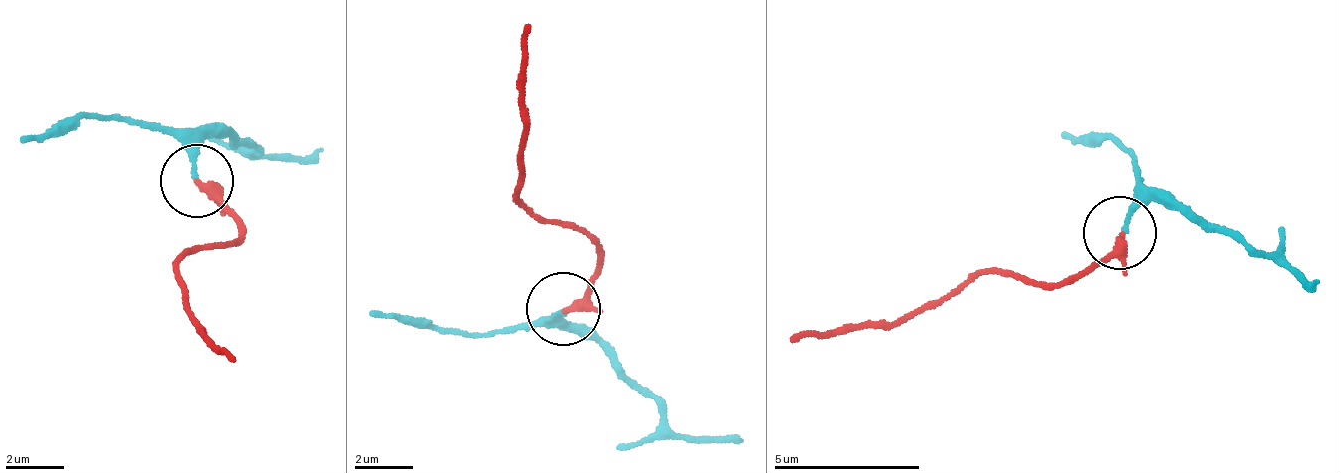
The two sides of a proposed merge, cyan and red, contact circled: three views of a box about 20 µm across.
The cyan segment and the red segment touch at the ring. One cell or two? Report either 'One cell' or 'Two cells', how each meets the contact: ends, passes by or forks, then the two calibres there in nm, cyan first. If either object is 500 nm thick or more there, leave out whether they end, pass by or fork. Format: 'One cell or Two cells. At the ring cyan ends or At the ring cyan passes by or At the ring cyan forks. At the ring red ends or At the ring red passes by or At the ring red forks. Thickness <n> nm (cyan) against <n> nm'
One cell. At the ring cyan ends. At the ring red passes by. Thickness 150 nm (cyan) against 240 nm

